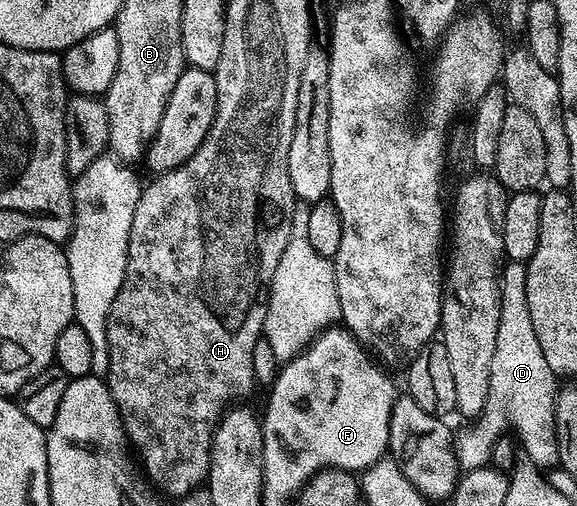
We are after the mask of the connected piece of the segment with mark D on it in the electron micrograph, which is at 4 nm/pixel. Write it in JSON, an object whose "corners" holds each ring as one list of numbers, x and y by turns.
{"corners":[[520,262,503,265,500,278,500,313,498,314,498,342,494,346,494,358,490,362,490,382,488,386,498,386,502,394,510,398,508,423,523,455,531,464,541,470,552,470,560,463,558,438,556,437,556,394,558,377,546,363,538,334,534,334,534,322,530,322,530,306,526,306,526,267]]}

